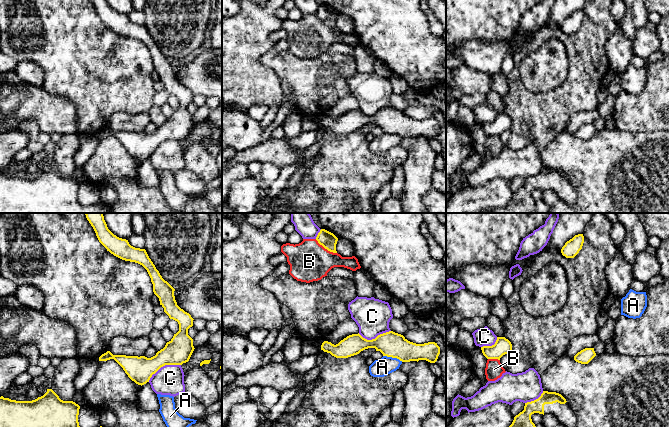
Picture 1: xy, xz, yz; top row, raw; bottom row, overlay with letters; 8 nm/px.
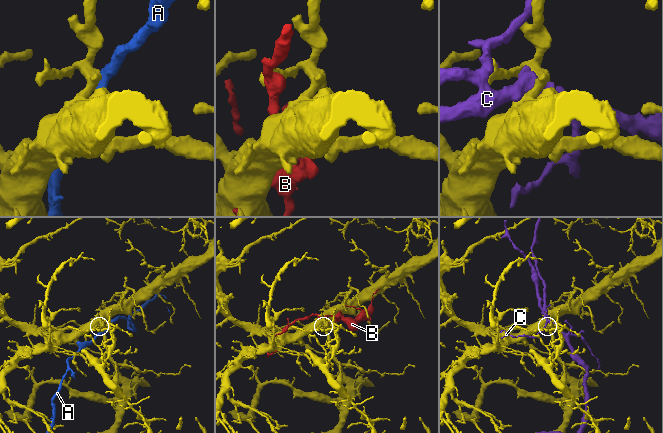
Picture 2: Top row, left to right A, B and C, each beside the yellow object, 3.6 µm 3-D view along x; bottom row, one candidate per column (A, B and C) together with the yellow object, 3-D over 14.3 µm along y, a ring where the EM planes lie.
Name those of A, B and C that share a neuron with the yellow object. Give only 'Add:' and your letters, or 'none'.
Add: none

